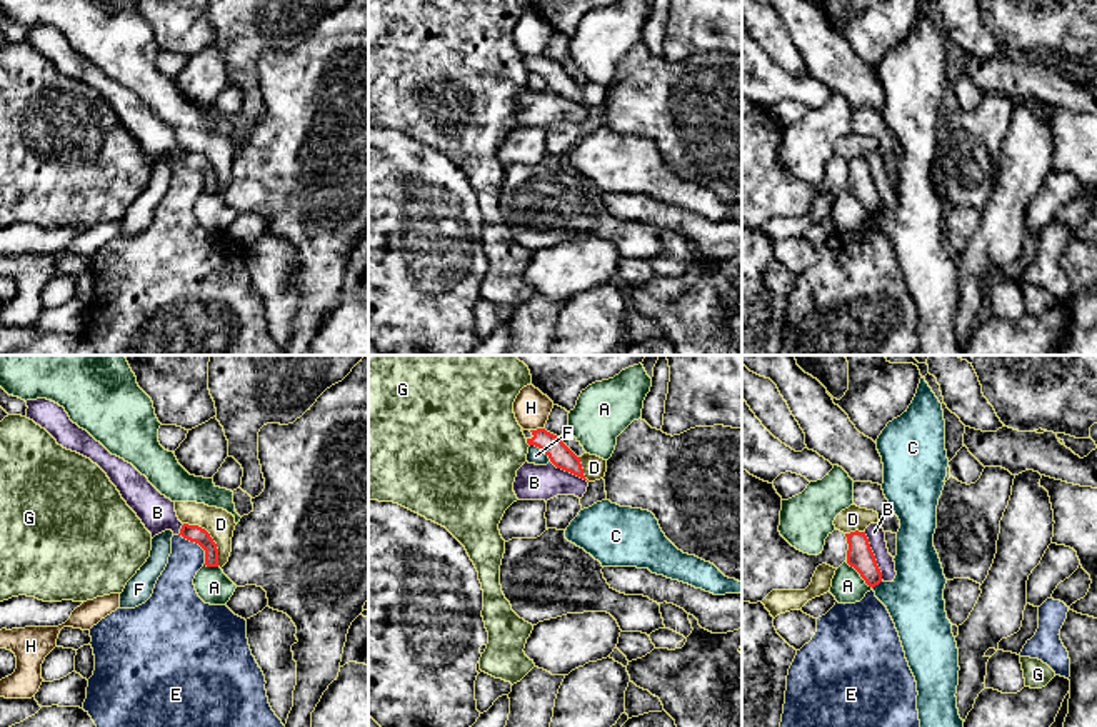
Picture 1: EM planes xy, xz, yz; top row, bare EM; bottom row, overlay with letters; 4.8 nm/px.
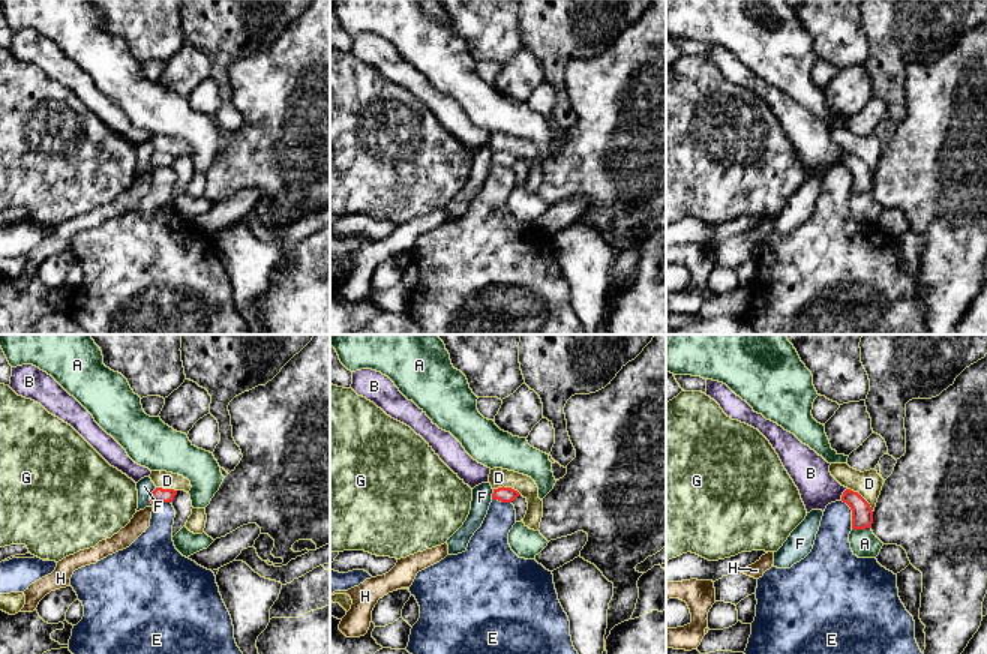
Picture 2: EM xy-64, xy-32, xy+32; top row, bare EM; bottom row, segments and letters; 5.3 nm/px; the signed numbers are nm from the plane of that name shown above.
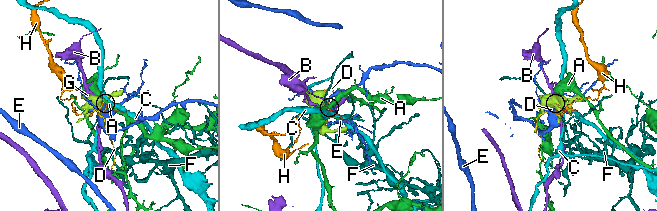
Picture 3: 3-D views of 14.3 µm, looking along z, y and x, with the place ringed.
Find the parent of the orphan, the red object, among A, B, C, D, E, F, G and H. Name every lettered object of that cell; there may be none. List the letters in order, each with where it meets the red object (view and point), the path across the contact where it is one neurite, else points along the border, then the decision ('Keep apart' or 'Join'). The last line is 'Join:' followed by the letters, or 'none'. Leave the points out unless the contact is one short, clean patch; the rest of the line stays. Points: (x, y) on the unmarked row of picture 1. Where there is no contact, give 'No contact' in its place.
A: Touches red at yz (861, 202). Boundary: yz (846, 189), (872, 215). Keep apart
B: Touches red at yz (874, 182). Boundary: yz (864, 157), (882, 205). Keep apart
C: Touches red at yz (877, 210). Keep apart
D: Touches red at xy (210, 164). Boundary: xy (184, 149), (200, 152), (209, 160), (217, 175), (219, 192). Keep apart
E: Touches red at xy (199, 170). Keep apart
F: Touches red at xz (540, 75). Boundary: xz (530, 70), (551, 87). Keep apart
G: Touches red at xz (527, 69). Boundary: xz (525, 65), (529, 72). Keep apart
H: Touches red at xz (537, 55). Boundary: xz (544, 54), (530, 57). Keep apart
Join: none

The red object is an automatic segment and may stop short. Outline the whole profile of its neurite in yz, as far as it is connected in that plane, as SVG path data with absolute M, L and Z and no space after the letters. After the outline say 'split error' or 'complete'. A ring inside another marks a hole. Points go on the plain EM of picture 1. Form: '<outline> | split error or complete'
M850 158L845 160L849 177L847 190L854 193L869 213L875 213L882 208L882 198L877 192L875 182L870 175L865 158Z | complete

